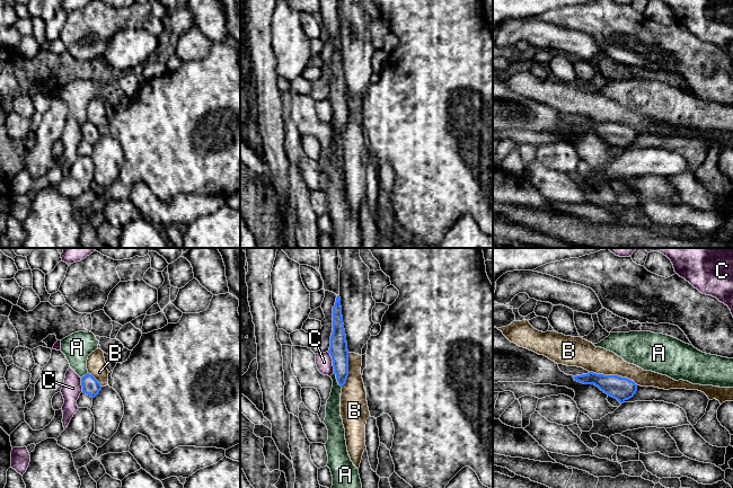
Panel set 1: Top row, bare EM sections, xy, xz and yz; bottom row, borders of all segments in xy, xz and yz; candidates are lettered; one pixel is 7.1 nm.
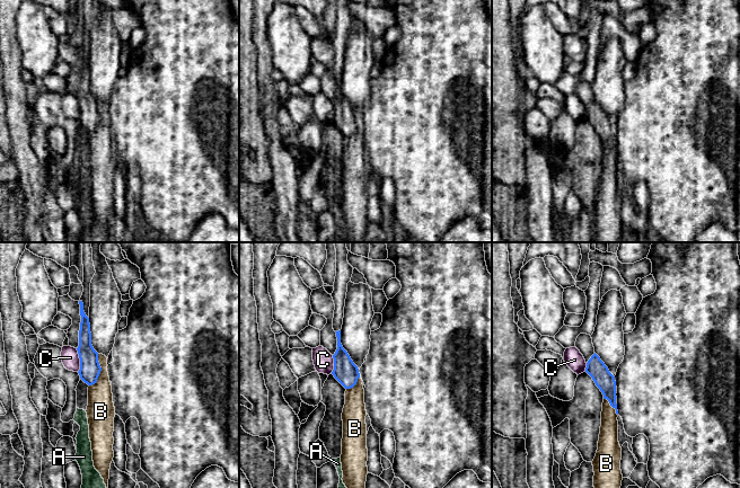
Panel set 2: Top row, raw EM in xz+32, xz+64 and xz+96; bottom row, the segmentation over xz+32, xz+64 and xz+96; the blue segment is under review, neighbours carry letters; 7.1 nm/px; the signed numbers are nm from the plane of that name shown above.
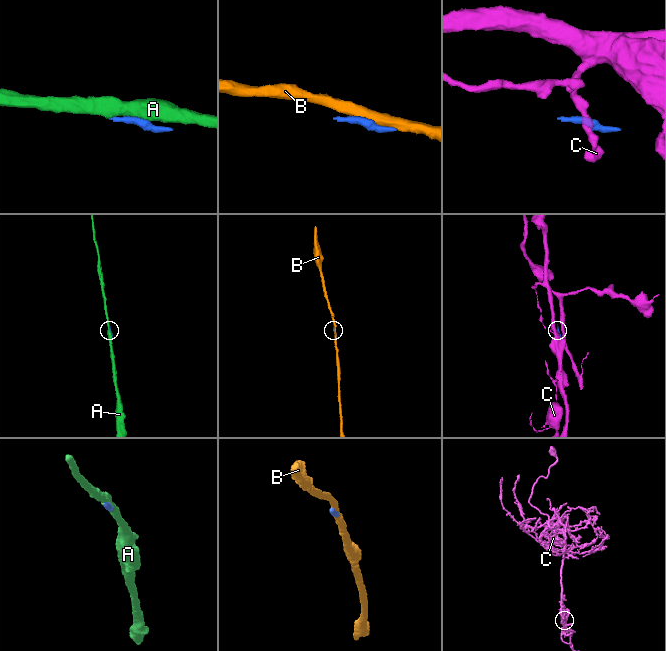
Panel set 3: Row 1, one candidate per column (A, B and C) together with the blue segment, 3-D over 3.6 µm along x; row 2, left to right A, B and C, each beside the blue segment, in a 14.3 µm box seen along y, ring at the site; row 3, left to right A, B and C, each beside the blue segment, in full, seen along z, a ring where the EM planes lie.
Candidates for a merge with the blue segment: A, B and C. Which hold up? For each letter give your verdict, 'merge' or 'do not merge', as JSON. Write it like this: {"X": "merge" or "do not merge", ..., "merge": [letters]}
{"A": "do not merge", "B": "do not merge", "C": "do not merge", "merge": []}

